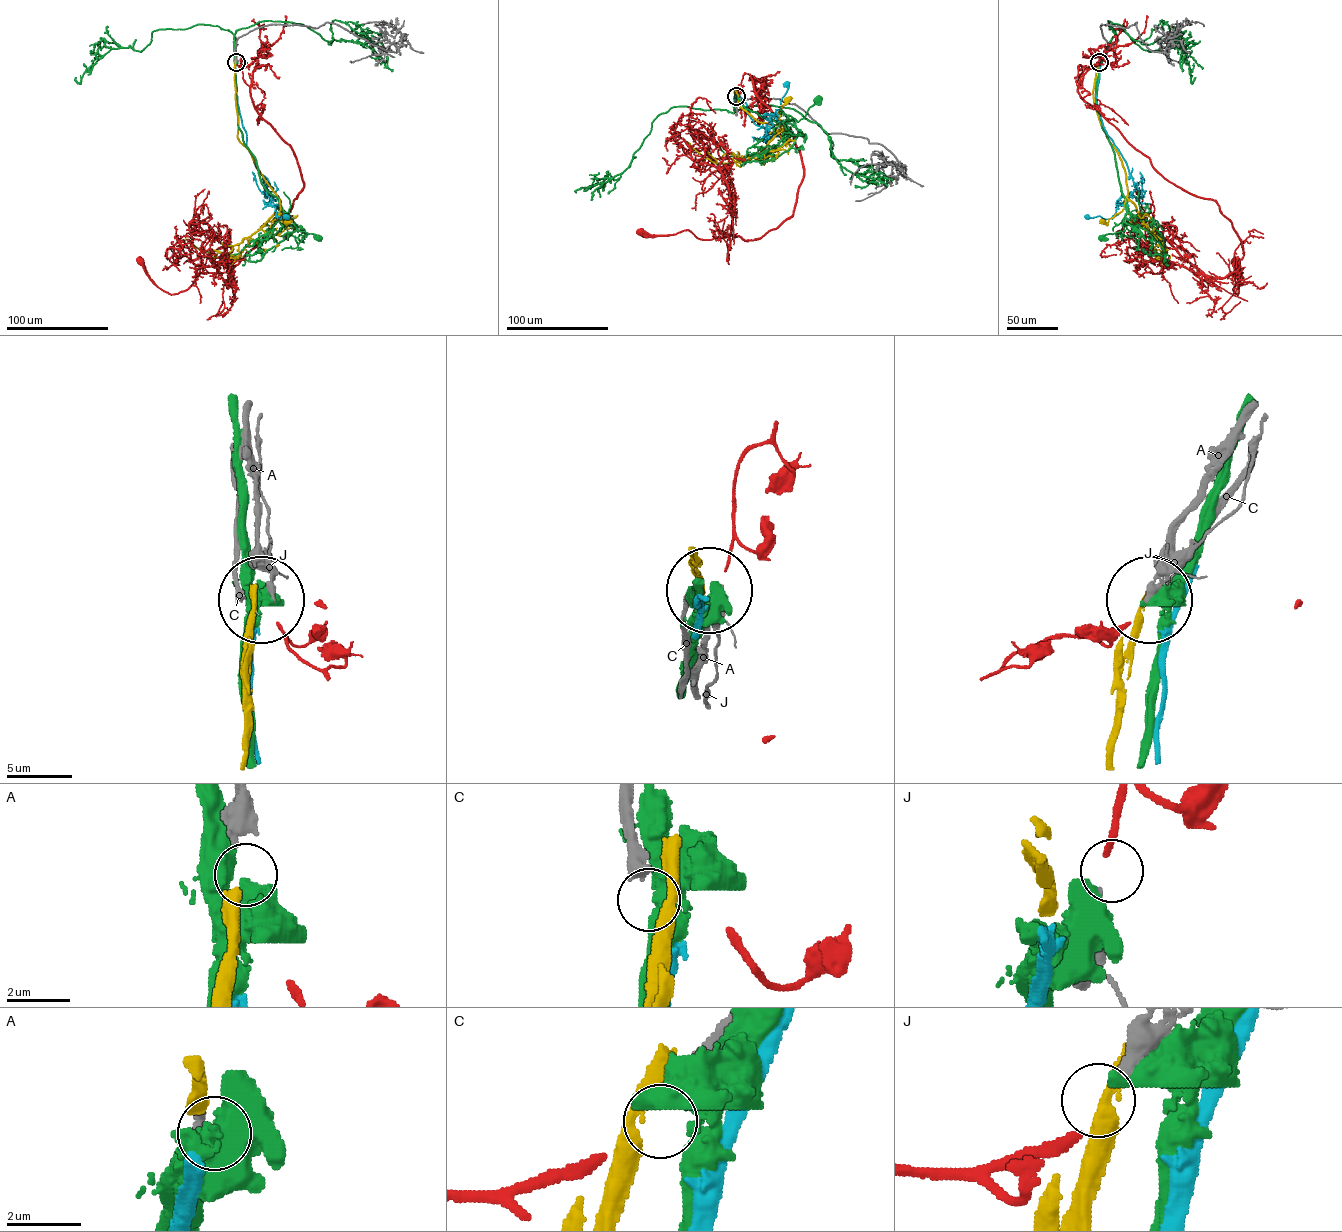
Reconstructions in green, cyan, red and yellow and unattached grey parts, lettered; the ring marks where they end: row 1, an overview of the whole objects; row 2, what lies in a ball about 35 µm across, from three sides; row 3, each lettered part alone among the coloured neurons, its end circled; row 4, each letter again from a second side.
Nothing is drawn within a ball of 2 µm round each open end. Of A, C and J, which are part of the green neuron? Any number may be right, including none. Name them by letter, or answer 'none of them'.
none of them

